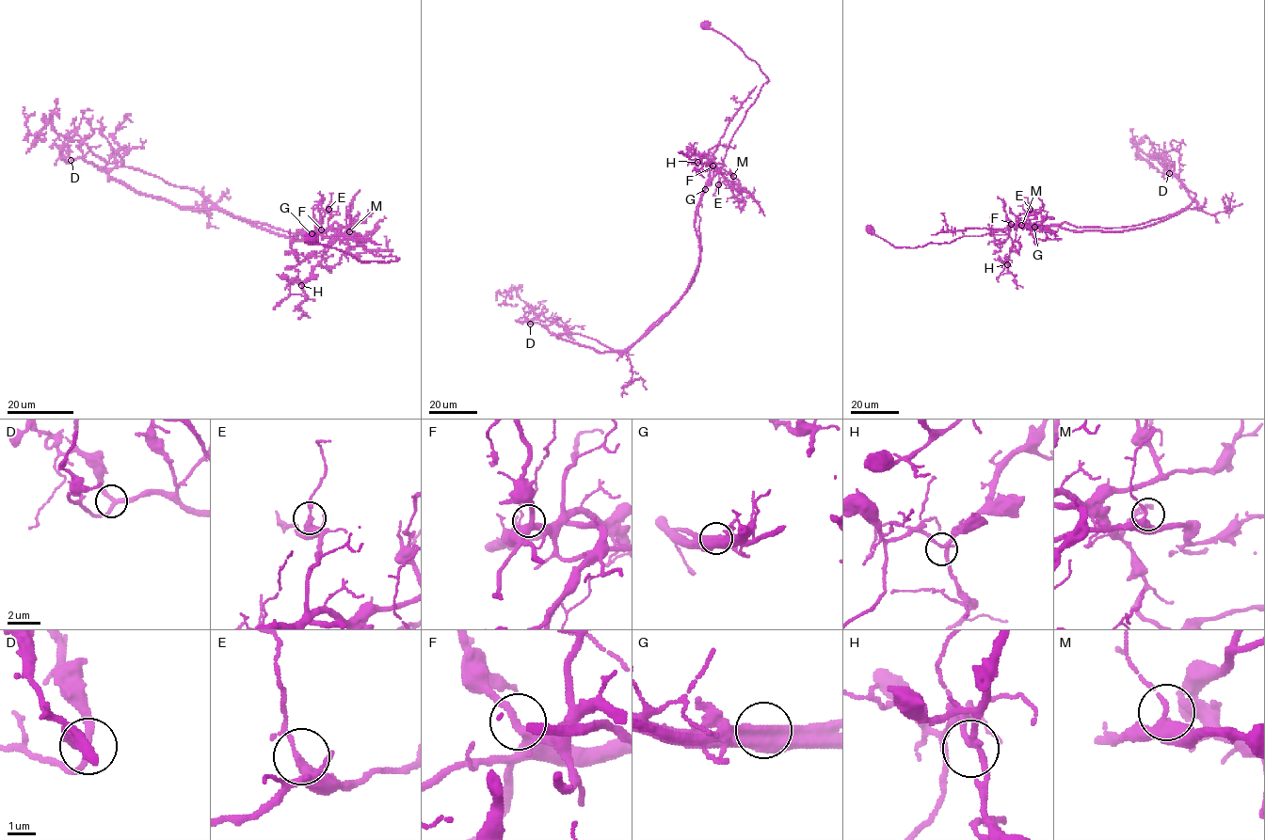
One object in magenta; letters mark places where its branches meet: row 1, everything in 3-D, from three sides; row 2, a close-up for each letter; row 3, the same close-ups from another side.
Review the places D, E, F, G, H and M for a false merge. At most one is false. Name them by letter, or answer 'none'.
G

